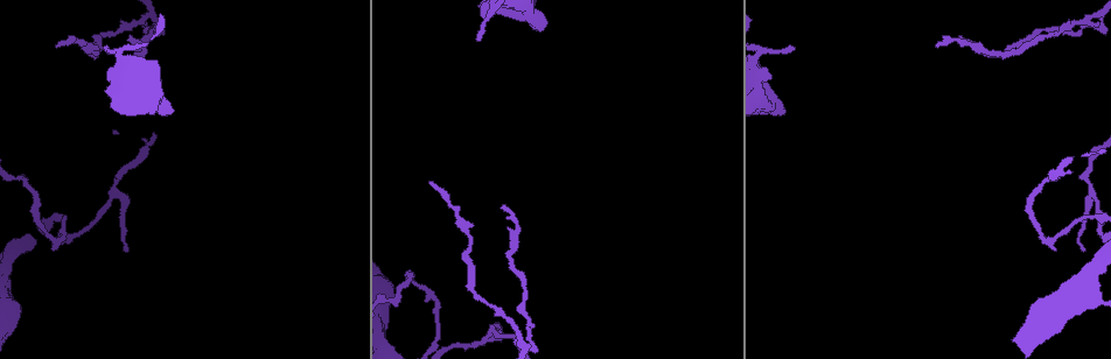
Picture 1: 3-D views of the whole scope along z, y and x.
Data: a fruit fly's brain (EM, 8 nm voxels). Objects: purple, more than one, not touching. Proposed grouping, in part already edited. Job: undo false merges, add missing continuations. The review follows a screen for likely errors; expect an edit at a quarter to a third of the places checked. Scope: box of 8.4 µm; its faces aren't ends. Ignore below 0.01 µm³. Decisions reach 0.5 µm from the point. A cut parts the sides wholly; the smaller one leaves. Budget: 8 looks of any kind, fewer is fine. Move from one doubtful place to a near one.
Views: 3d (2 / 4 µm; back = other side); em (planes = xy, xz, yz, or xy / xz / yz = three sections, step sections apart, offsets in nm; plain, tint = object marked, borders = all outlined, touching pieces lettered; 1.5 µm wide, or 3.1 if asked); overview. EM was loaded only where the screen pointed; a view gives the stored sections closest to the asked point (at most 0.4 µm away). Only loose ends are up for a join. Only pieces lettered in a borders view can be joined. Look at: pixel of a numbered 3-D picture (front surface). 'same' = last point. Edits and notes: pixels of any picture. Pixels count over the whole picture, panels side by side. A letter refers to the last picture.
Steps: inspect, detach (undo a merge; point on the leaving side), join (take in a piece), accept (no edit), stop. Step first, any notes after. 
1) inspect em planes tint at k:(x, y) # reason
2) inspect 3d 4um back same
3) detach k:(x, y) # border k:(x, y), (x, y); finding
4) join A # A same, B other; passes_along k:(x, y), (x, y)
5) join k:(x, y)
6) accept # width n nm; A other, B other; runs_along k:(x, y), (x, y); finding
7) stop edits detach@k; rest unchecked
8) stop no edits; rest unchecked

inspect em planes borders at 1:(130, 35)

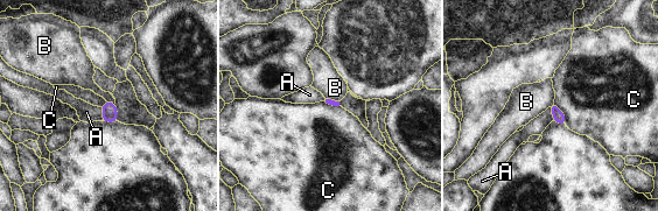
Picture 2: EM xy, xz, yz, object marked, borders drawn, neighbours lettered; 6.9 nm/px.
accept # A other, B other, C other; border 2:(106, 100), (114, 103); no lettered piece goes on from it

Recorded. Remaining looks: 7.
inspect 3d 2um at 1:(478, 40) # free end

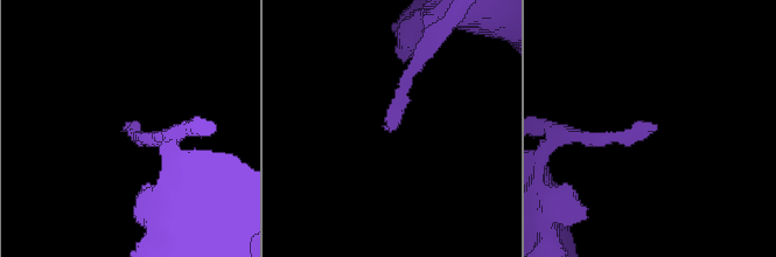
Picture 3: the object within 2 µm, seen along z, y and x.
inspect em planes borders at 3:(124, 130) # shape alone is not enough

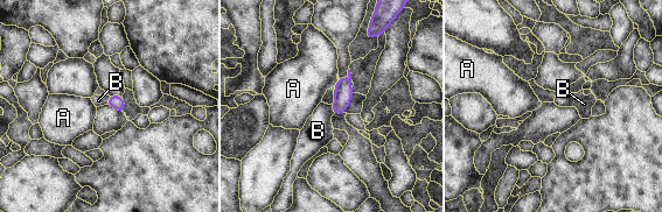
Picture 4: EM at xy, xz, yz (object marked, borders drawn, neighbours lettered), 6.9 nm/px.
join B # longest_contact B 70 nm; A other, B same; passes_along 4:(116, 101), (109, 100), (98, 100); the neuron continues

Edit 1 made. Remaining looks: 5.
inspect em planes plain at 1:(127, 251) # free end

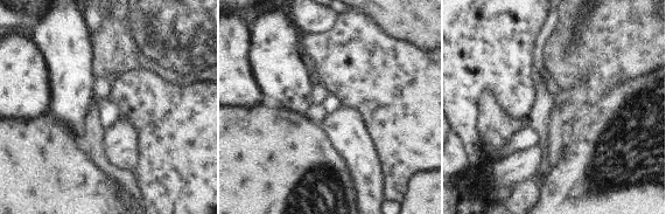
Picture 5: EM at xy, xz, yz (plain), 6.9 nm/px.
inspect em planes tint same # with the object marked

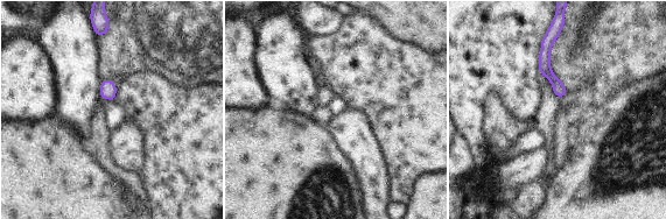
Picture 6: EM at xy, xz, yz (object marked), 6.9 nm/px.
inspect em planes borders same # what lies round it

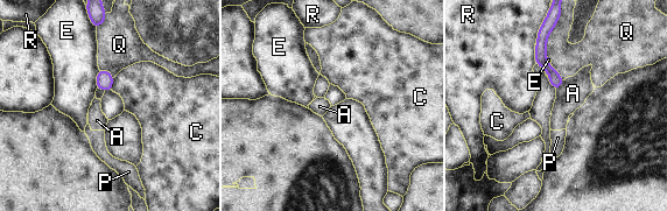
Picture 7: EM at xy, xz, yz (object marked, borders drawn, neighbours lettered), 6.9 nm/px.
accept # width 90 nm; A other, C other, E other, P other, Q other, R other; runs_along 7:(549, 19), (541, 60), (557, 84); none of them fits

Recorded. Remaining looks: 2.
stop edits join@4; rest unchecked

